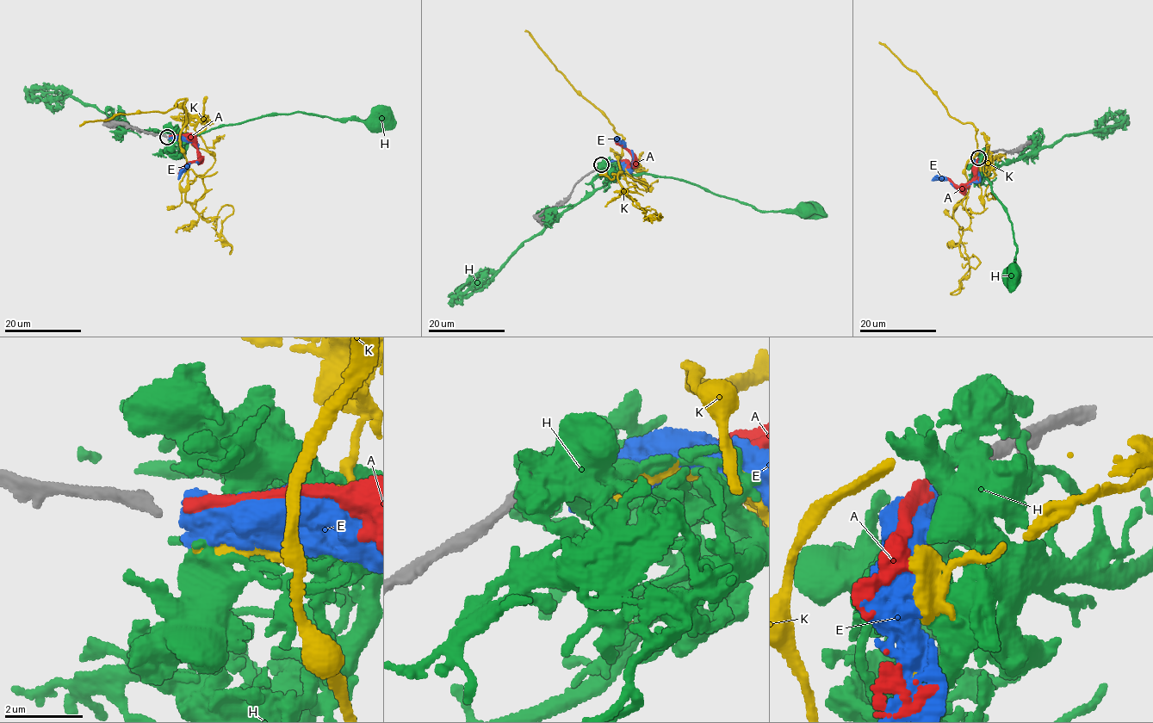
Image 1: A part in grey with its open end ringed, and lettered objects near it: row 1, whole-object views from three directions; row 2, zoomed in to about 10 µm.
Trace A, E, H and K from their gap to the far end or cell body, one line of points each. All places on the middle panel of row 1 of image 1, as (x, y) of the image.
A: (604, 164), (633, 163), (634, 156), (614, 140)
E: (603, 165), (622, 164), (627, 169), (633, 166), (633, 152), (614, 137)
H: (604, 165), (623, 173), (679, 178), (764, 211), (794, 212), (804, 208)
K: (604, 164), (629, 165), (647, 190), (622, 175), (616, 154), (622, 138), (613, 125), (524, 31)

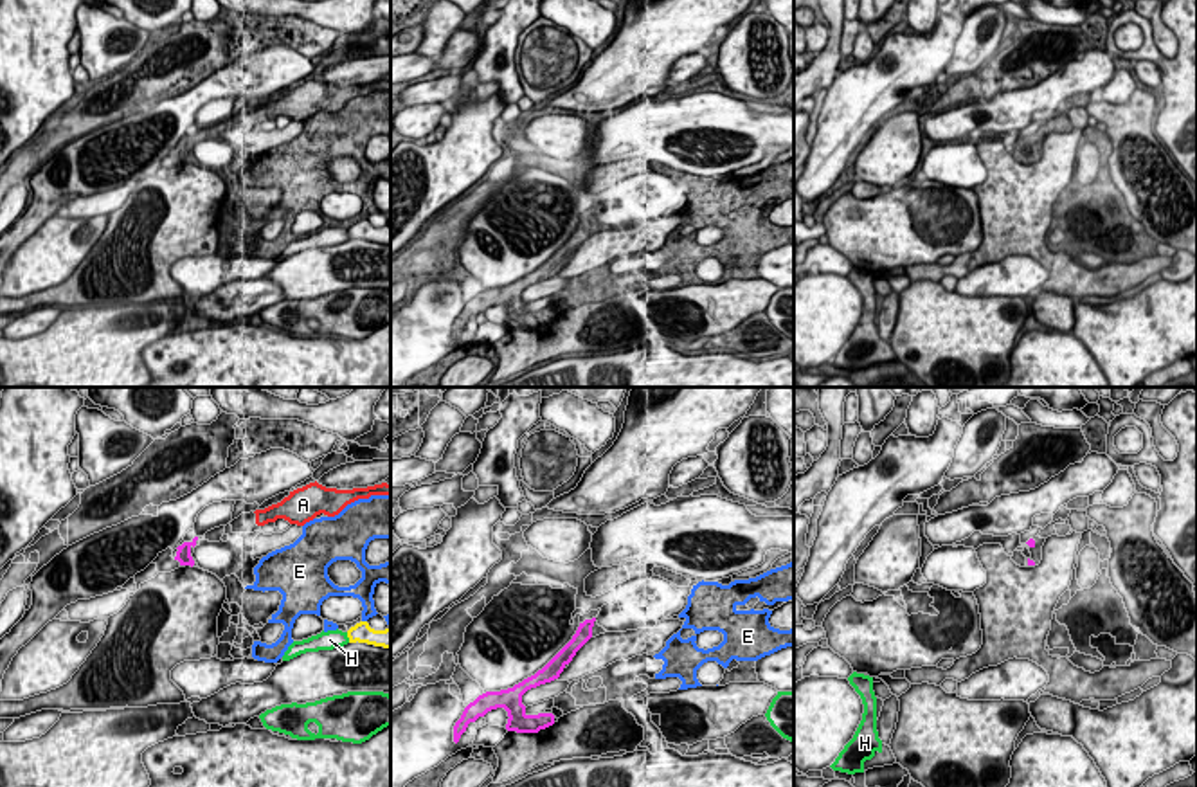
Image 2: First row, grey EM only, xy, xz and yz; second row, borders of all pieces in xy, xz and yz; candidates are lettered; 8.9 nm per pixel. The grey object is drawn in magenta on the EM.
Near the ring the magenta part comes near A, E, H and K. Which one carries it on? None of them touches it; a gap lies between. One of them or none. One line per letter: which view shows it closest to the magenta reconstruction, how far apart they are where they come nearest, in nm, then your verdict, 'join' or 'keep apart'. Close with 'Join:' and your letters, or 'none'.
A: view xy; gap 550 nm; join
E: view xy; gap 500 nm; keep apart
H: view xy; gap 1100 nm; keep apart
K: view xy; gap 1500 nm; keep apart
Join: A

